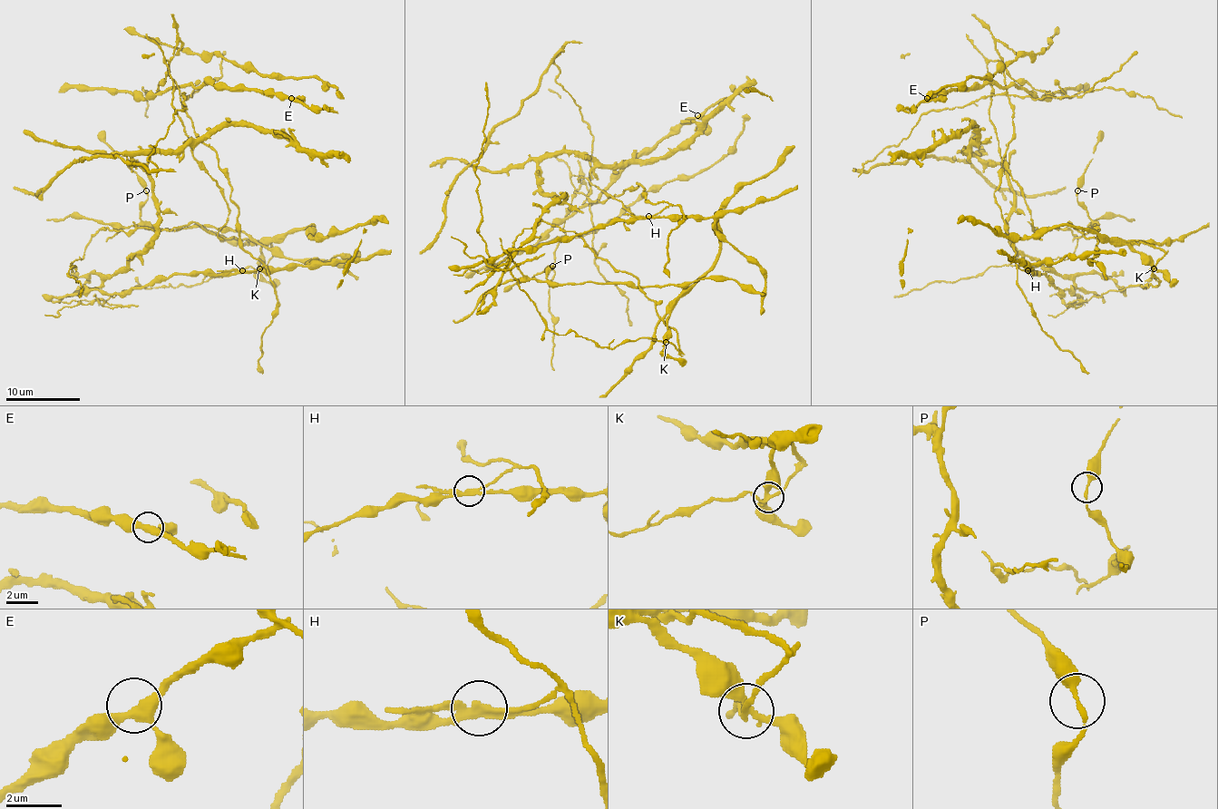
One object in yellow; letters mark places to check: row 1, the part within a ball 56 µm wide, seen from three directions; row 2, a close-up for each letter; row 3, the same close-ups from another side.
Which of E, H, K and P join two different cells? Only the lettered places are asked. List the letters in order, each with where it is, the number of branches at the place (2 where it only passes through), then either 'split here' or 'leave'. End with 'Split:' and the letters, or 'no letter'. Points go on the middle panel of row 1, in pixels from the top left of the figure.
E: at (697, 115); 3 branches meet; leave
H: at (648, 216); 3 branches meet; split here
K: at (666, 342); 4 branches meet; split here
P: at (552, 266); 2 branches meet; leave
Split: H, K

